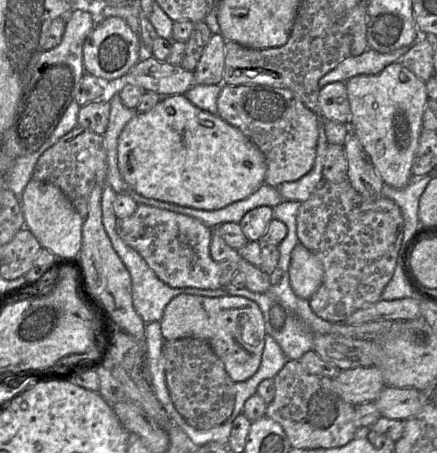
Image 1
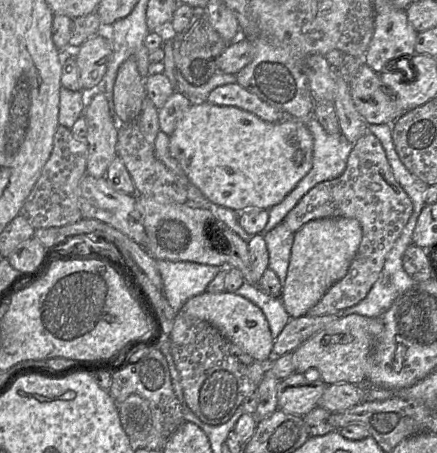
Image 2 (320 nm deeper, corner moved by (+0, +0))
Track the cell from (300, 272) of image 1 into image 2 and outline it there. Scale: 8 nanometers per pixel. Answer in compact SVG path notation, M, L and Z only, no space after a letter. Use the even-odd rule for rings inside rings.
M333 217L312 220L294 235L291 258L281 300L291 318L307 315L327 290L347 273L362 239L362 228L354 218Z

